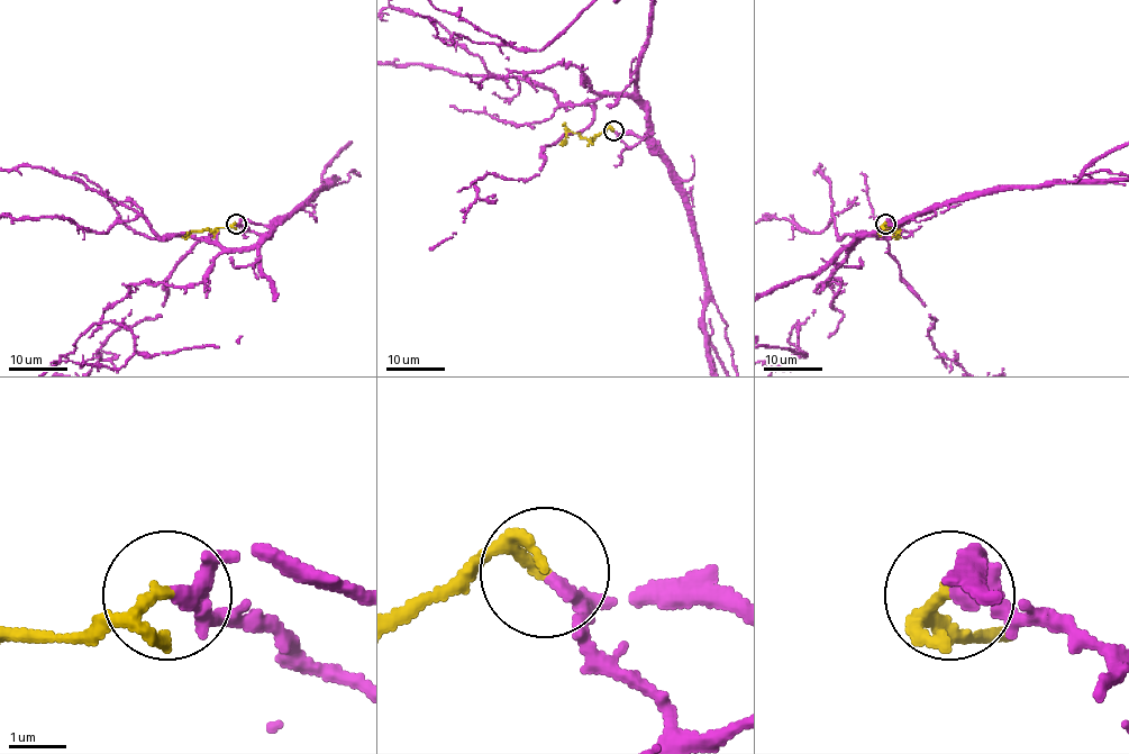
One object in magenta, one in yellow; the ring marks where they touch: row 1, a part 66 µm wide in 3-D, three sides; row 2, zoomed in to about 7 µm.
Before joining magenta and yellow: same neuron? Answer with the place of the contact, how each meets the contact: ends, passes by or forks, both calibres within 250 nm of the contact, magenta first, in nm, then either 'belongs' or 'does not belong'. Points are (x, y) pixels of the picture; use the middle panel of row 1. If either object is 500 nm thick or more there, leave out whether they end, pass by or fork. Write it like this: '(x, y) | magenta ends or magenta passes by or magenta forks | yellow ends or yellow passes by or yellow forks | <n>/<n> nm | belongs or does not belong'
(613, 130) | magenta passes by | yellow passes by | 200/160 nm | belongs

